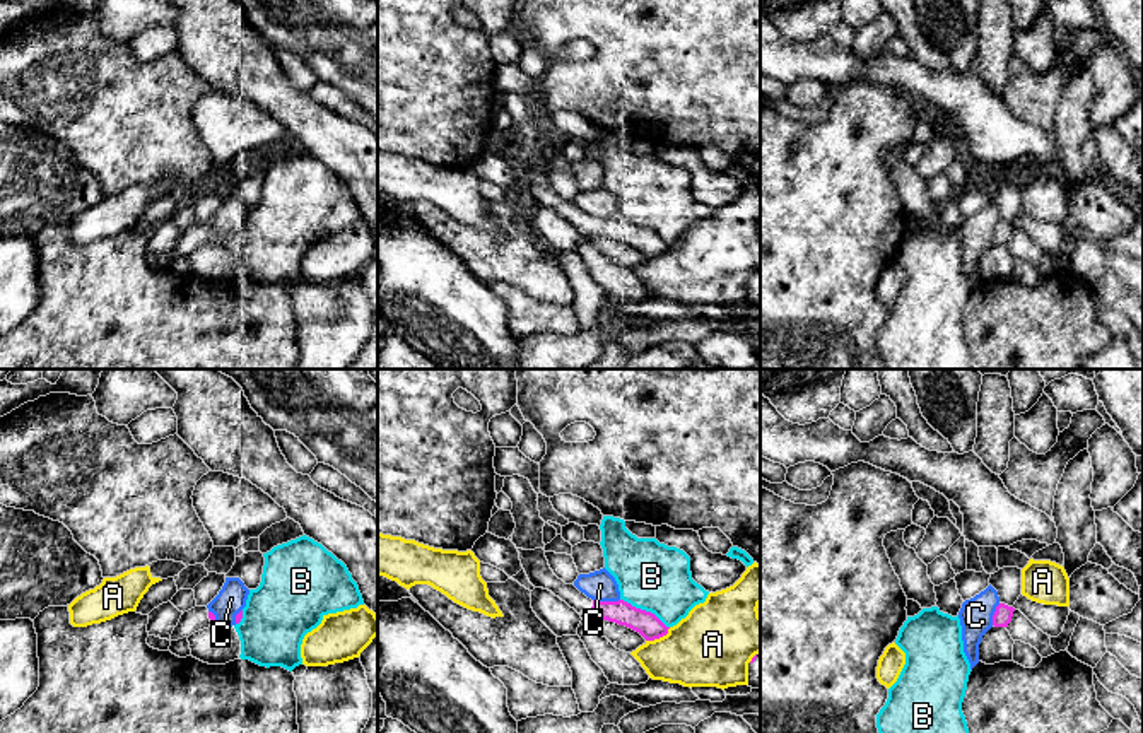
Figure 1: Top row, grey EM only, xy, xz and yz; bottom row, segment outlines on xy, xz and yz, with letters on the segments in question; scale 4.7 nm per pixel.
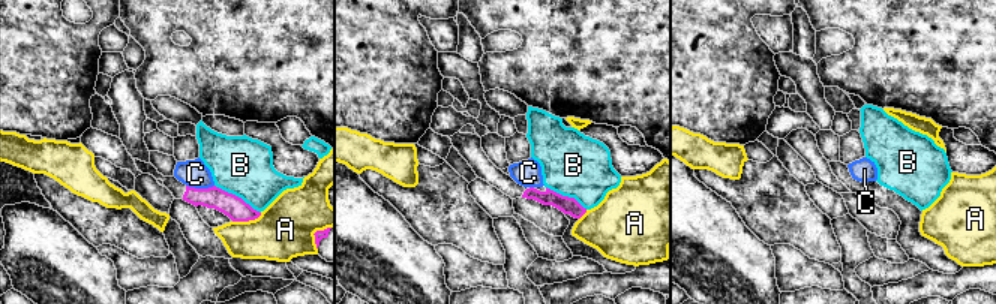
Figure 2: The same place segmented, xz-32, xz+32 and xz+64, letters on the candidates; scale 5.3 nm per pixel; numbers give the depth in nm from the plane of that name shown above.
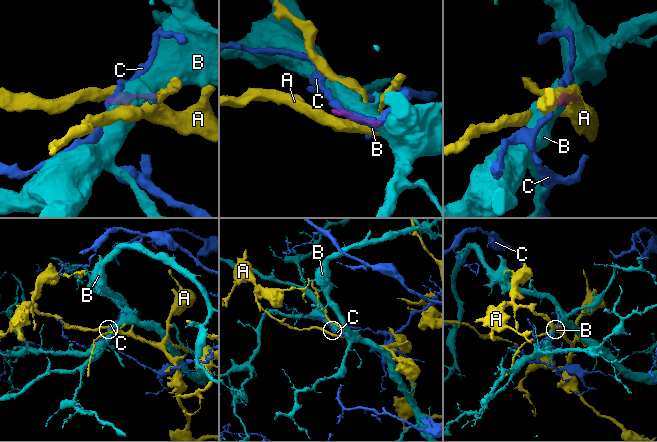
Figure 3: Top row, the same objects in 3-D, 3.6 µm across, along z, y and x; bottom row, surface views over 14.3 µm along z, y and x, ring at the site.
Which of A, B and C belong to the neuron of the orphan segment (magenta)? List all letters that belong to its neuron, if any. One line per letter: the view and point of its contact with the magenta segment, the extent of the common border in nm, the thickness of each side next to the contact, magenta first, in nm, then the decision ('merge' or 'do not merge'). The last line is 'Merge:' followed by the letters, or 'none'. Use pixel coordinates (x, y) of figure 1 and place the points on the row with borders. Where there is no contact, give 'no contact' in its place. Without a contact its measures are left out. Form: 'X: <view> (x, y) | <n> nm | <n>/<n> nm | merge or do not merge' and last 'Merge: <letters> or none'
A: xz (658, 638) | 140 nm | 120/360 nm | do not merge
B: xz (644, 610) | 280 nm | 120/320 nm | do not merge
C: xz (607, 602) | 130 nm | 120/140 nm | do not merge
Merge: none

